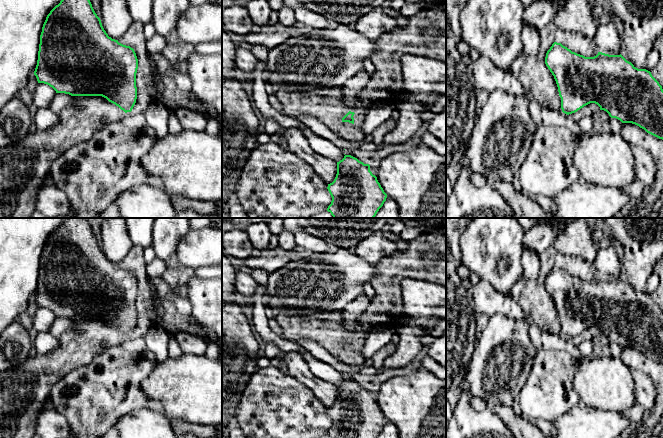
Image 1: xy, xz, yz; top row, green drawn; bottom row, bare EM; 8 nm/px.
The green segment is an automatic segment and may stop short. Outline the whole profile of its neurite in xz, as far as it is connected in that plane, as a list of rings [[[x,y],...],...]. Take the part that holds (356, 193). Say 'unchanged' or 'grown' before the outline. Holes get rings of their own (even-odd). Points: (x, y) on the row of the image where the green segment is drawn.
unchanged | [[[345,155],[337,162],[337,174],[327,187],[332,201],[327,211],[333,218],[374,218],[386,201],[384,192],[377,177],[370,171],[370,165],[364,164],[351,155]]]

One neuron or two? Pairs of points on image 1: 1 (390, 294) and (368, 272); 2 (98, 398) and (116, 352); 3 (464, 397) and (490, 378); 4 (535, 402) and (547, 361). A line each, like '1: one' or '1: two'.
1: two
2: one
3: two
4: one

